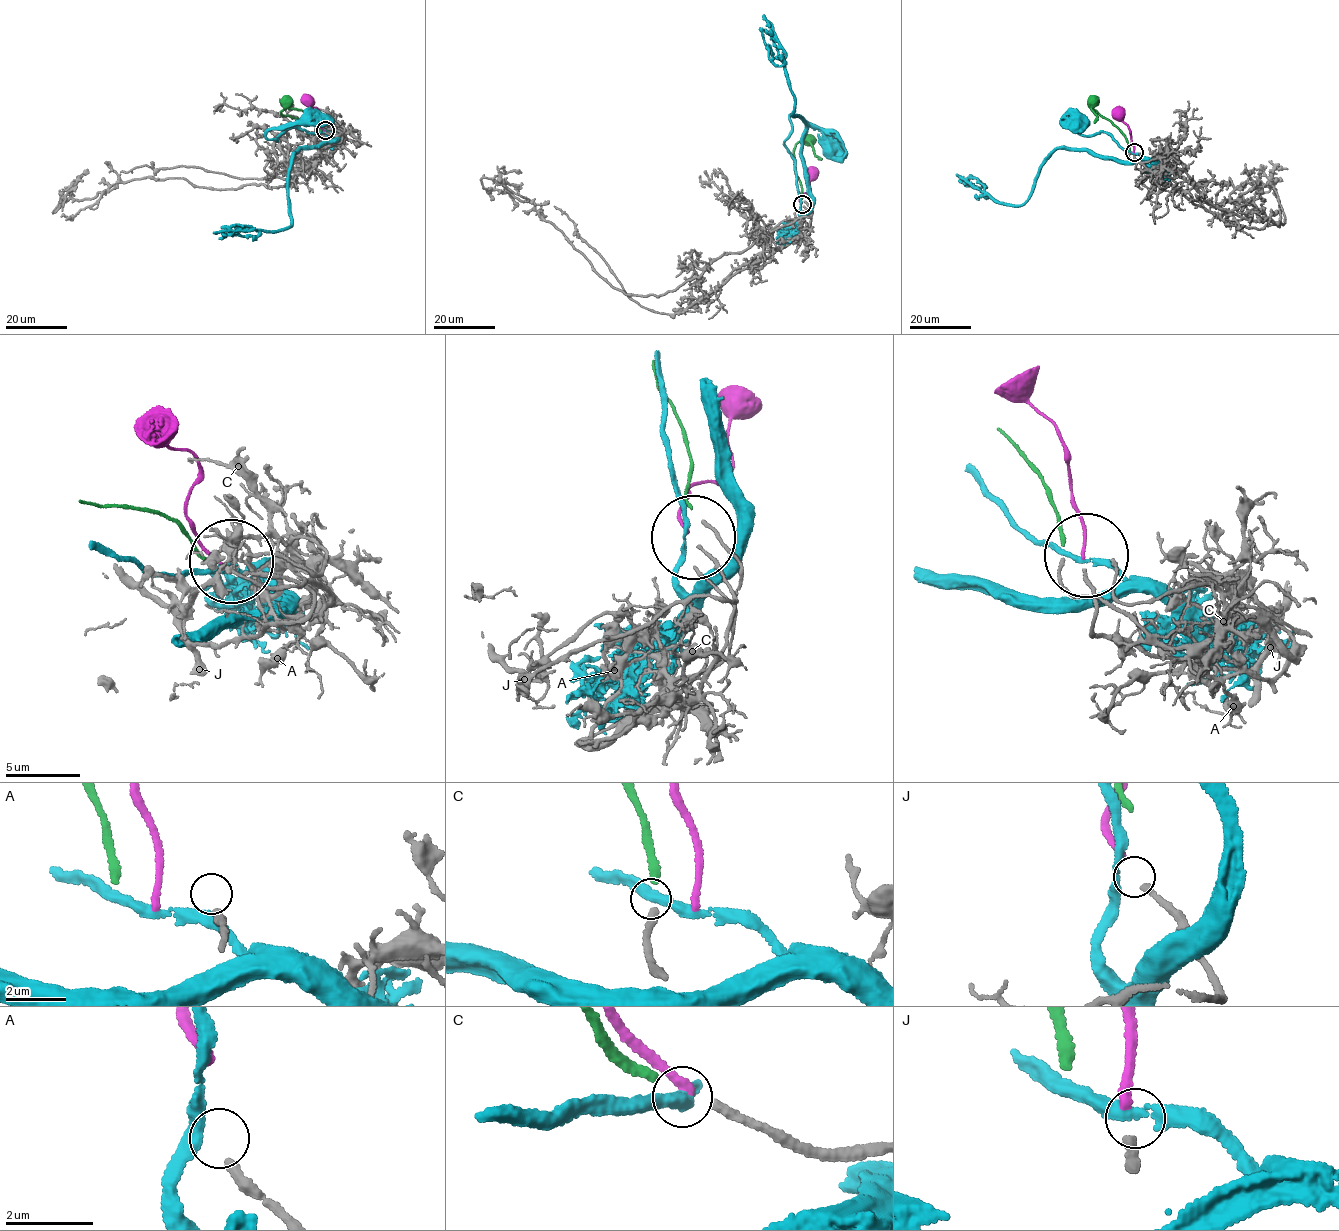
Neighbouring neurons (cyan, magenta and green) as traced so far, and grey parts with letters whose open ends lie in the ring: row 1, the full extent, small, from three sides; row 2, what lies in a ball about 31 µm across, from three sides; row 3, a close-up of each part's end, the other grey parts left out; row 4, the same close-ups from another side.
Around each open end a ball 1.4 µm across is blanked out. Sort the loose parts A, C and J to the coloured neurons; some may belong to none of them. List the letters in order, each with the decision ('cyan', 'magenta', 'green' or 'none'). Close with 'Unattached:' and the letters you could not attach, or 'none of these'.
A: none
C: green
J: none
Unattached: A, J

